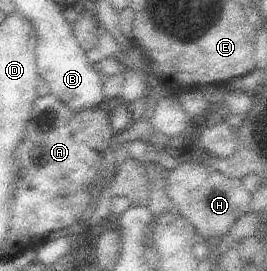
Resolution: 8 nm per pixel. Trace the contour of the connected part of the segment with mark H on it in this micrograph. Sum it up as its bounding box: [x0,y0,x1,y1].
[166,156,251,240]

